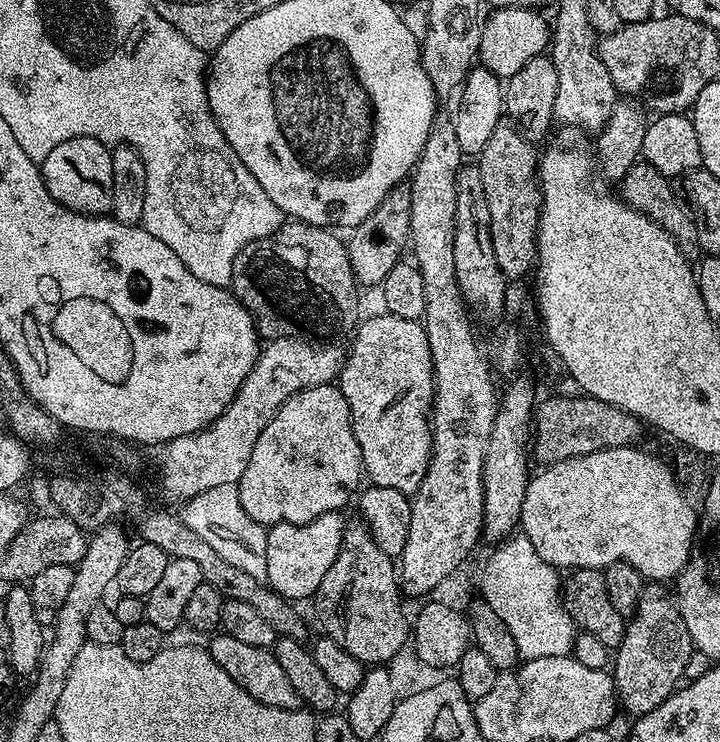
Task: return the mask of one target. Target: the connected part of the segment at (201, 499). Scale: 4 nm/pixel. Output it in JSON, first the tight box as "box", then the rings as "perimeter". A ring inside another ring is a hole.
{"box":[178,484,268,581],"perimeter":[[[227,484],[226,486],[214,486],[210,490],[202,490],[202,494],[183,501],[178,515],[186,522],[186,526],[190,526],[190,530],[194,530],[194,534],[198,534],[198,538],[203,538],[211,548],[218,550],[218,554],[222,554],[226,562],[238,566],[238,570],[246,570],[250,578],[267,581],[266,542],[268,533],[265,525],[254,522],[254,518],[250,518],[246,510],[242,510],[237,485]]]}

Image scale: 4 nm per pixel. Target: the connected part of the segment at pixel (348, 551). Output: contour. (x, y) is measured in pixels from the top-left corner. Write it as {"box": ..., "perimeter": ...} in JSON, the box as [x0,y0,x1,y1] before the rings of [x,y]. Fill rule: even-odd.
{"box":[314,523,410,666],"perimeter":[[[349,523],[344,530],[342,546],[338,550],[338,558],[334,558],[334,566],[326,570],[326,578],[322,578],[322,586],[318,586],[314,597],[316,612],[320,615],[320,624],[323,635],[334,638],[346,654],[350,654],[355,660],[359,660],[365,666],[384,666],[392,660],[404,644],[410,640],[410,620],[404,617],[404,608],[400,605],[402,601],[402,589],[398,579],[398,564],[393,557],[382,554],[378,550],[374,540],[370,538],[368,529],[363,523]]]}

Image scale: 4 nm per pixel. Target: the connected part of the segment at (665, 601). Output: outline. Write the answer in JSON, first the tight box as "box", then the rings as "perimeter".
{"box":[610,583,694,718],"perimeter":[[[645,583],[638,606],[633,610],[624,629],[620,647],[615,649],[610,664],[610,675],[616,684],[618,704],[639,718],[650,714],[667,696],[676,691],[685,679],[686,662],[694,651],[692,639],[682,622],[682,614],[676,608],[675,599],[663,583]]]}

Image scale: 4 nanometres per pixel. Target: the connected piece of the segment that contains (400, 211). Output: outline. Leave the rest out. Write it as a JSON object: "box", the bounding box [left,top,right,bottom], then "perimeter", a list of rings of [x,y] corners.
{"box":[346,182,412,289],"perimeter":[[[408,182],[396,184],[392,190],[362,218],[362,222],[357,228],[351,229],[346,243],[350,254],[350,266],[352,273],[356,276],[357,285],[375,289],[383,284],[386,274],[394,270],[396,264],[401,263],[400,251],[405,251],[409,243],[412,231],[410,230],[410,194],[412,185]]]}

